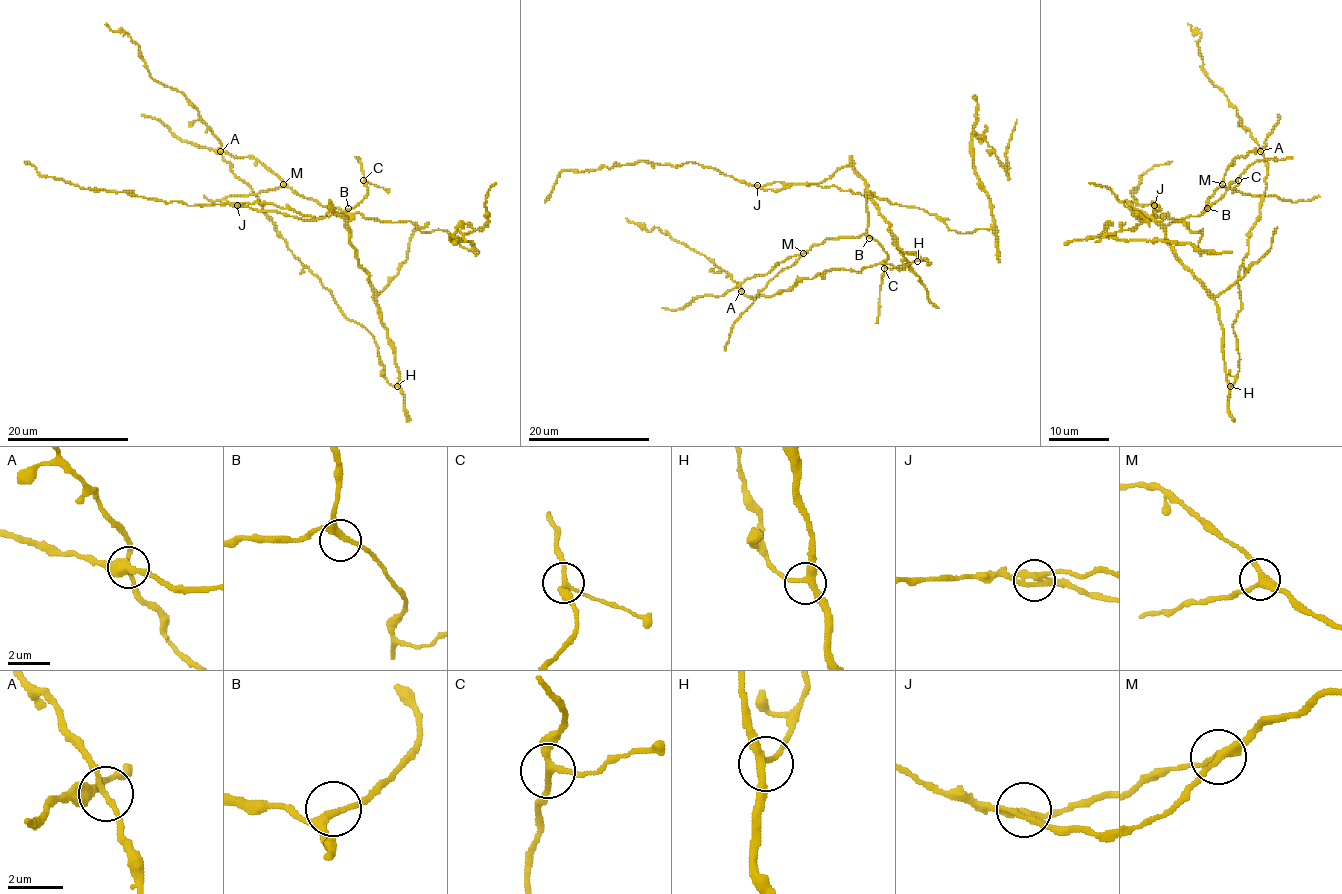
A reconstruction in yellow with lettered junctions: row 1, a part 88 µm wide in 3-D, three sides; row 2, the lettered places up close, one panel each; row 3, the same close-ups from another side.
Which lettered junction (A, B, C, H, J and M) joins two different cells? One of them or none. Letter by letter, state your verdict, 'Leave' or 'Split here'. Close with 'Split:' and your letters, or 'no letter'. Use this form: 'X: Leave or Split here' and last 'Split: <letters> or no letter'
A: Leave
B: Leave
C: Leave
H: Leave
J: Split here
M: Leave
Split: J

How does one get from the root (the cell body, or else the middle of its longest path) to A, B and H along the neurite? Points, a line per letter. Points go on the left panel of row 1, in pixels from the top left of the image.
A: (263, 211), (303, 219), (336, 211), (345, 225), (347, 219), (338, 208), (297, 195), (254, 158), (220, 151)
B: (263, 211), (280, 211), (303, 219), (319, 219), (330, 211), (336, 211), (345, 221), (345, 225), (348, 208)
H: (263, 211), (303, 219), (336, 211), (344, 219), (354, 257), (368, 274), (379, 306), (398, 373), (397, 386)

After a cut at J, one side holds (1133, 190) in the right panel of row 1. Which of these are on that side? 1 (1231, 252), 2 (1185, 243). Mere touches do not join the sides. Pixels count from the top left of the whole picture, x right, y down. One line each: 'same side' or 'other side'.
1: other side
2: other side

